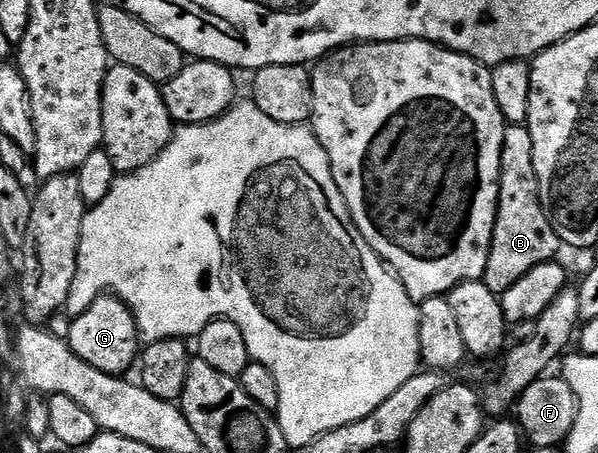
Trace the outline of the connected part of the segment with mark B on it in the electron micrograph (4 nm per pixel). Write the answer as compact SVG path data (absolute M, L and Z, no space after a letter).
M507 124L502 144L502 158L500 159L500 179L498 180L498 214L494 224L494 234L490 244L490 258L484 278L488 291L503 294L532 267L540 267L546 261L555 260L559 255L560 242L556 231L552 231L552 223L548 223L548 215L544 215L544 207L540 203L538 184L536 183L536 167L532 167L532 135L525 125Z

